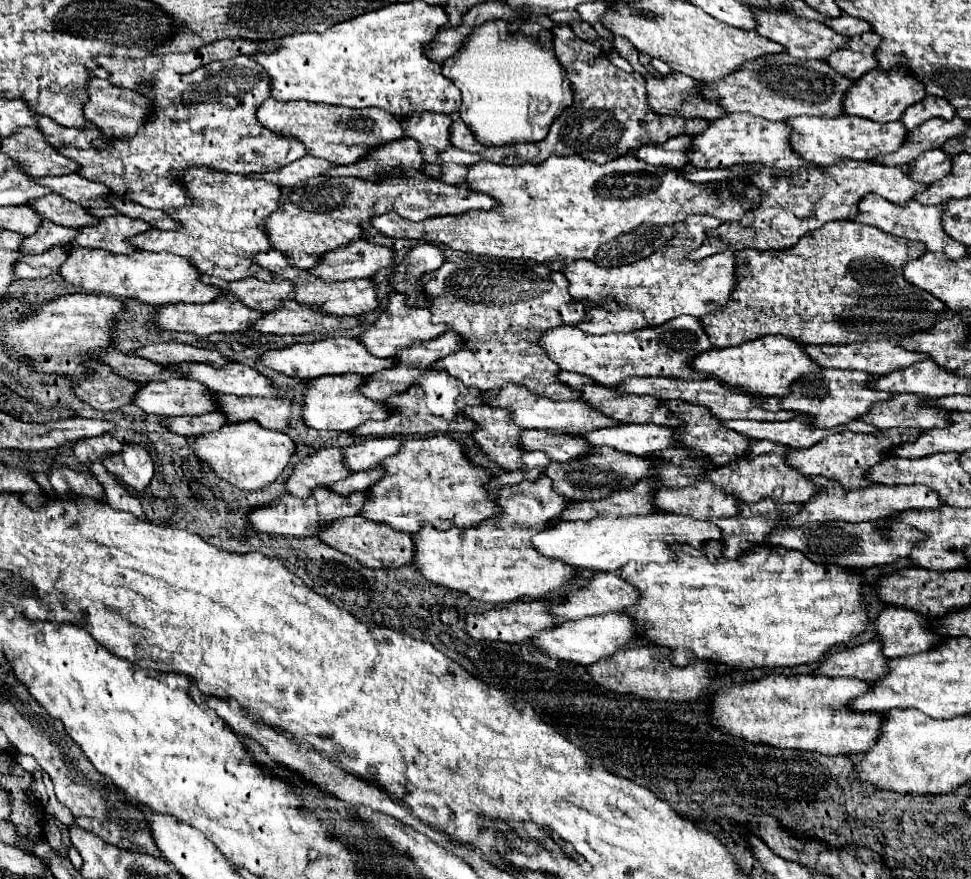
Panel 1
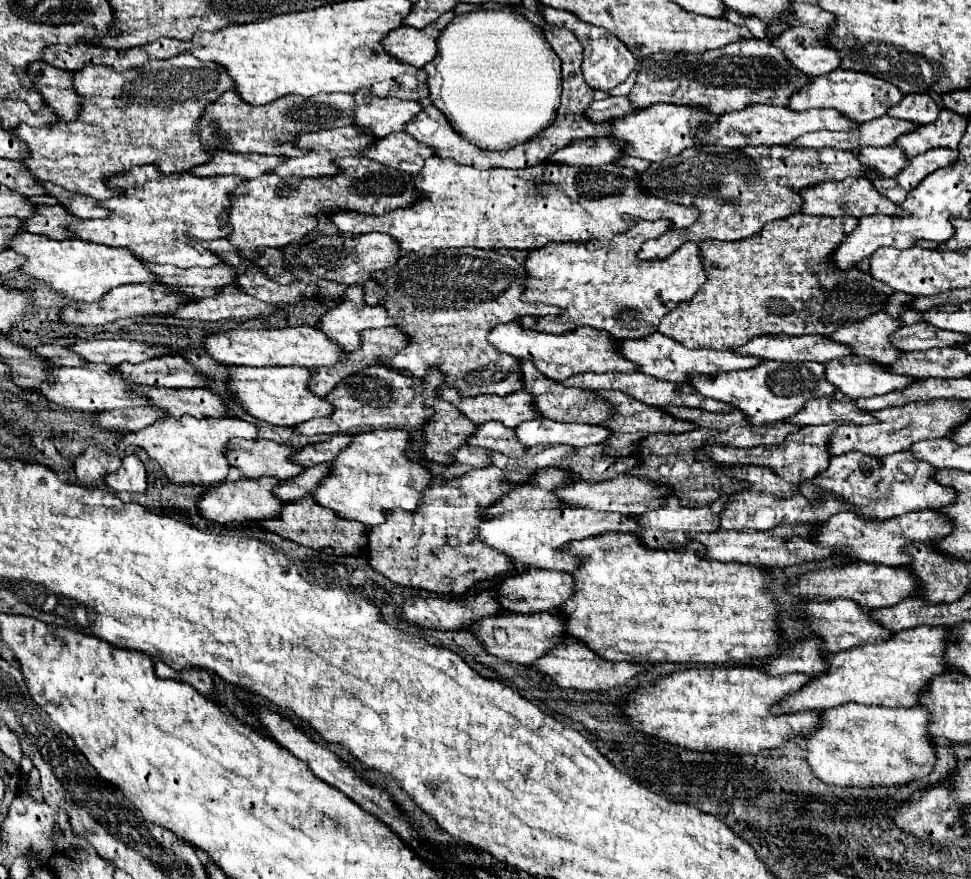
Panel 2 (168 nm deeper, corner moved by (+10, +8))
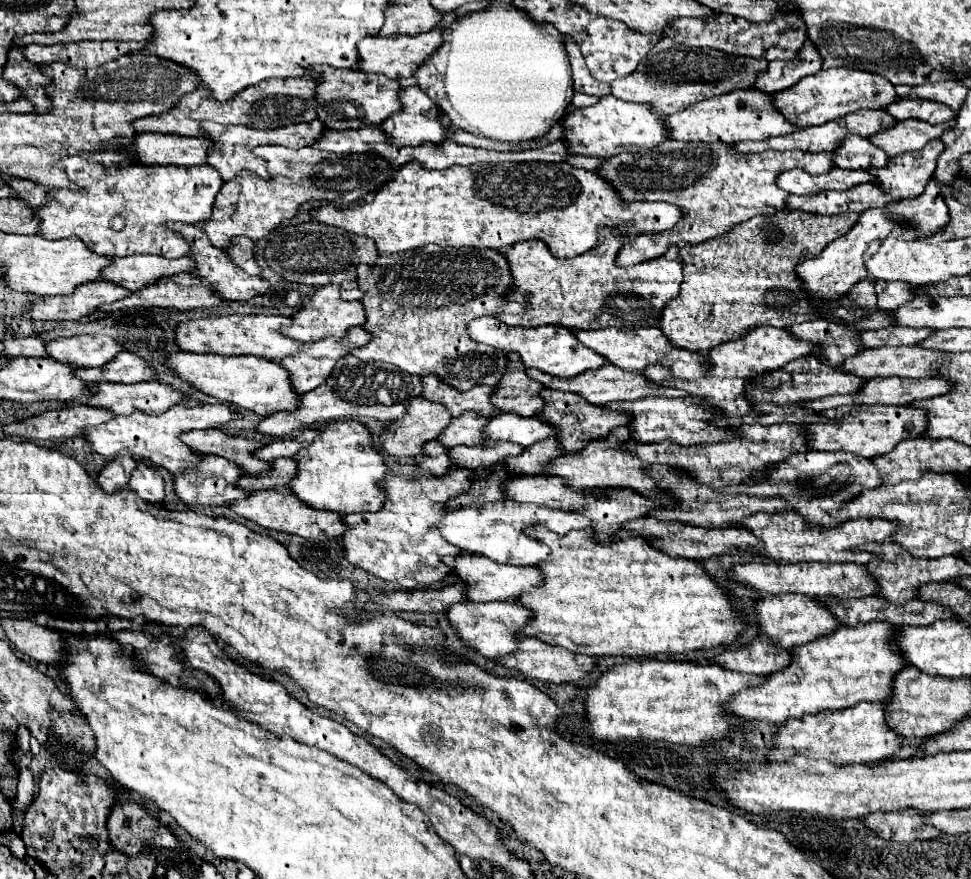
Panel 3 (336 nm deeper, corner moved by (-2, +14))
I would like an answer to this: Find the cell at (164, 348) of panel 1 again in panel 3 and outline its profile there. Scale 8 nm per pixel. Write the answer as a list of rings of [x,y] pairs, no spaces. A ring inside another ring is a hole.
[[[80,335],[46,343],[48,357],[72,367],[98,367],[120,351],[124,351],[120,343],[104,335]]]

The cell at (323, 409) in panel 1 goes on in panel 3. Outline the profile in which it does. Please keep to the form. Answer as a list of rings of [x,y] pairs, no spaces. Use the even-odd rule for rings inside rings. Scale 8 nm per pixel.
[[[176,351],[166,357],[164,363],[172,373],[190,383],[194,389],[222,401],[232,403],[240,409],[248,409],[256,415],[270,415],[276,411],[292,411],[296,409],[296,393],[286,379],[288,373],[280,369],[278,363],[262,359],[262,357],[224,357],[224,355],[196,355],[186,351]]]

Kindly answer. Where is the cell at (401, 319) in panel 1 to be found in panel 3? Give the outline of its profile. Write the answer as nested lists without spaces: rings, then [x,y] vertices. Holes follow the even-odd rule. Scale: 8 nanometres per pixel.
[[[324,285],[324,287],[314,289],[310,299],[304,301],[302,307],[292,315],[290,327],[282,327],[280,333],[288,339],[308,343],[308,341],[320,341],[328,335],[344,337],[344,333],[350,327],[356,327],[362,323],[364,323],[364,307],[360,305],[360,301],[342,301],[338,285]]]

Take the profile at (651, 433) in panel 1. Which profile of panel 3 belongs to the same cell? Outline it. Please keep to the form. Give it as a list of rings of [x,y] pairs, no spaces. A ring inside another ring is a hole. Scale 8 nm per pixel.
[[[502,413],[498,417],[492,417],[482,433],[494,441],[510,441],[528,447],[536,441],[556,435],[556,429],[540,421],[538,417],[516,417],[510,413]]]

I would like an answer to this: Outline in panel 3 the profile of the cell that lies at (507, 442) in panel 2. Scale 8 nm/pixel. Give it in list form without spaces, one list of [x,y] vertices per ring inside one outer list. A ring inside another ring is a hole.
[[[462,413],[460,417],[454,417],[446,429],[440,431],[440,437],[436,437],[438,443],[444,447],[456,447],[456,445],[478,445],[486,441],[486,437],[480,437],[480,429],[484,427],[484,421],[488,421],[486,415],[478,413]]]

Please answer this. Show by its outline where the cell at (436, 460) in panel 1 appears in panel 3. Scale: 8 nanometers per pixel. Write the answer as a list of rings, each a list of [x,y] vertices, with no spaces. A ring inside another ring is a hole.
[[[344,419],[330,421],[318,431],[320,435],[292,457],[298,467],[290,481],[290,491],[312,509],[340,515],[380,509],[380,505],[384,505],[384,493],[378,489],[376,481],[384,479],[388,467],[382,461],[382,453],[372,447],[372,437],[366,427],[358,421]]]

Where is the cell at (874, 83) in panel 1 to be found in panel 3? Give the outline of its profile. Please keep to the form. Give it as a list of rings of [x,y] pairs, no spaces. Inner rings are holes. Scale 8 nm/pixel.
[[[858,69],[820,71],[804,77],[802,81],[798,81],[788,89],[772,93],[772,103],[776,111],[780,111],[786,117],[786,121],[794,123],[796,127],[822,125],[824,121],[844,117],[858,109],[884,109],[894,101],[896,101],[896,91],[888,79]]]

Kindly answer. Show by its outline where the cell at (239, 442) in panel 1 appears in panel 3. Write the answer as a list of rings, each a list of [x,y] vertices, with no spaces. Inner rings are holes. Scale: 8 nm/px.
[[[172,405],[168,411],[160,415],[132,413],[128,417],[112,417],[110,421],[102,425],[86,427],[82,437],[90,443],[92,451],[102,457],[116,457],[116,455],[122,455],[122,451],[128,451],[144,463],[164,467],[170,473],[178,473],[180,469],[186,469],[188,465],[194,465],[196,461],[200,461],[200,455],[194,453],[190,447],[186,447],[178,439],[180,433],[218,427],[238,417],[240,415],[236,411],[230,411],[226,405]]]

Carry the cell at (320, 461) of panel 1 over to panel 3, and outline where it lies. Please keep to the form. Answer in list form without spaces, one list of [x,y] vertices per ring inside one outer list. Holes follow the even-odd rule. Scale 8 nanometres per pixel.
[[[206,429],[206,431],[188,431],[180,435],[180,441],[186,443],[190,449],[196,449],[196,453],[202,455],[218,455],[224,457],[232,463],[236,463],[244,473],[262,473],[270,463],[260,461],[252,457],[252,451],[260,447],[260,441],[238,437],[238,435],[228,435],[218,429]]]

